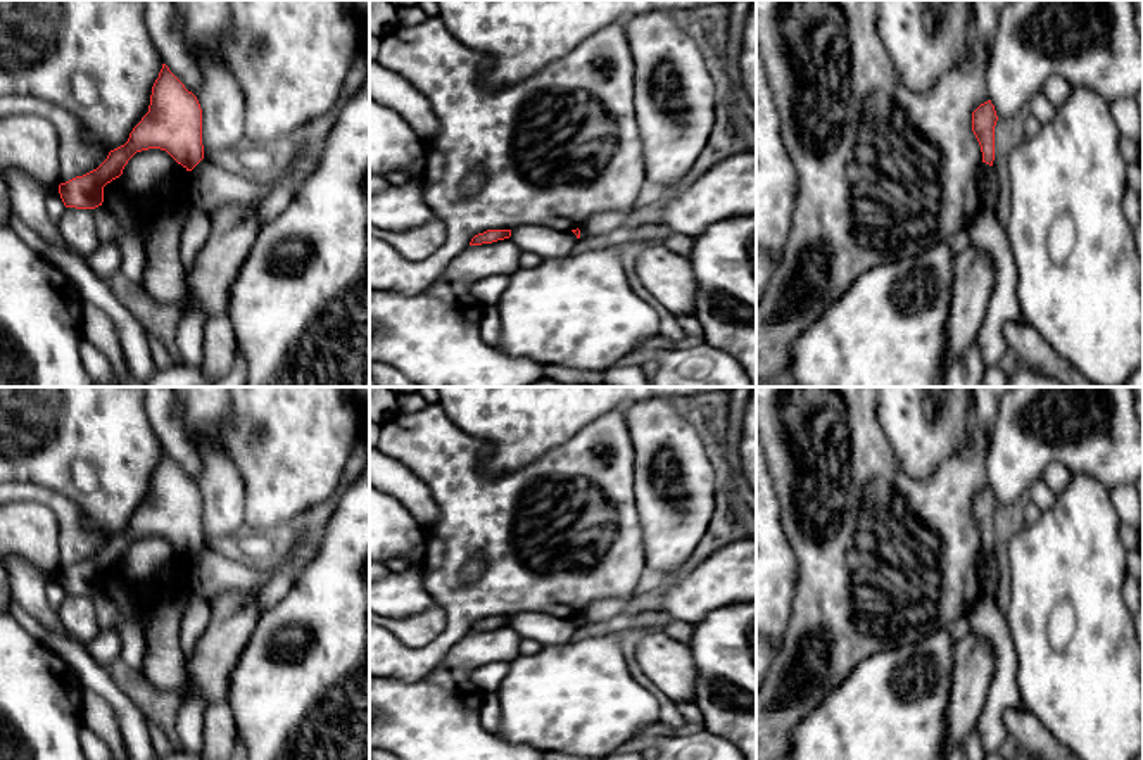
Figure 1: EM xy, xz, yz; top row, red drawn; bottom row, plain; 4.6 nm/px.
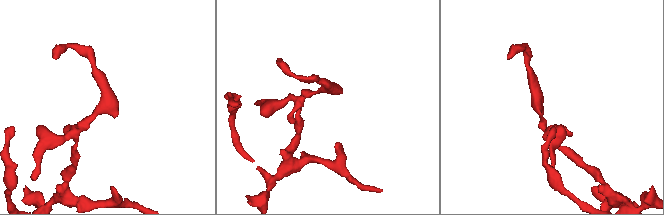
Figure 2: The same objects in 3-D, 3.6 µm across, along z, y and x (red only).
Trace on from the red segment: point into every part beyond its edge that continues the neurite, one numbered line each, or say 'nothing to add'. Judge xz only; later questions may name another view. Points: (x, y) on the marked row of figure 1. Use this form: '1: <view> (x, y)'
nothing to add

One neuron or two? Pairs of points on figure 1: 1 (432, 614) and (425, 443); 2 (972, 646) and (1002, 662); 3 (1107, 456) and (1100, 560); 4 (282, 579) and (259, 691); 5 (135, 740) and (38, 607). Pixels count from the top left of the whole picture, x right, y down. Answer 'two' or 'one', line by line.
1: two
2: two
3: two
4: two
5: two

